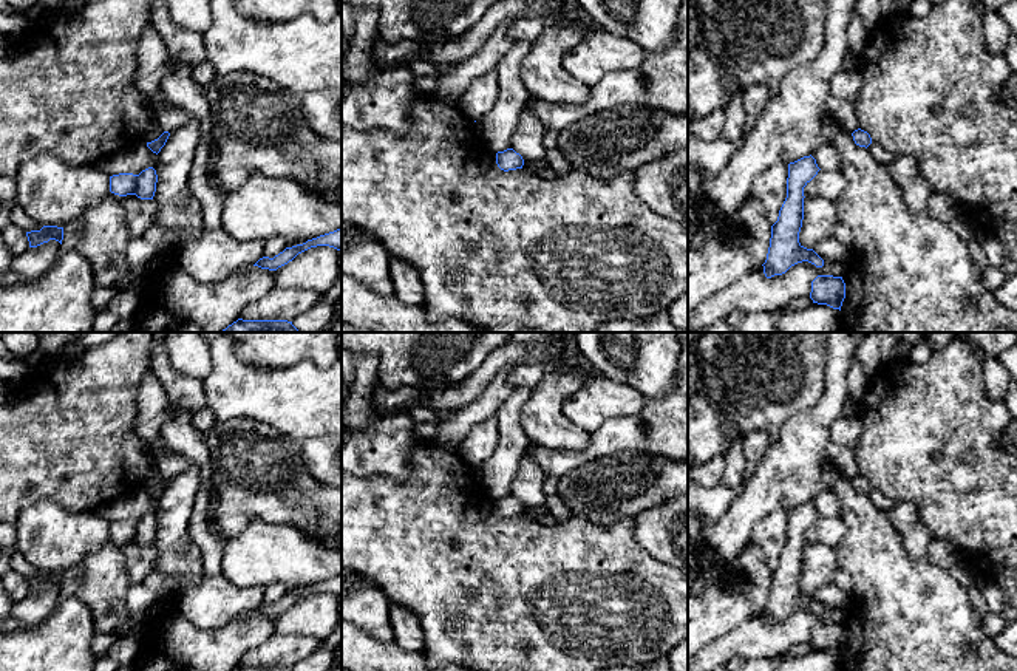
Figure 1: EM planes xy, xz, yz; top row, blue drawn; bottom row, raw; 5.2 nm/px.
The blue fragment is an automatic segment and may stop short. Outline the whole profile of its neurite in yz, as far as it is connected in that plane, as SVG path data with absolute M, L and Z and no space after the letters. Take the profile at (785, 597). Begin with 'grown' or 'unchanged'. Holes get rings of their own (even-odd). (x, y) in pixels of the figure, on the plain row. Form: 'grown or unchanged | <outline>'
unchanged | M811 501L788 510L787 544L779 557L777 567L771 572L770 594L762 611L767 625L782 622L802 608L816 614L824 612L824 606L813 595L799 589L804 566L804 533L819 516Z

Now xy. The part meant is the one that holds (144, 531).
unchanged | M148 513L139 521L119 519L110 523L110 538L119 543L136 541L141 546L153 546L156 529L156 516Z

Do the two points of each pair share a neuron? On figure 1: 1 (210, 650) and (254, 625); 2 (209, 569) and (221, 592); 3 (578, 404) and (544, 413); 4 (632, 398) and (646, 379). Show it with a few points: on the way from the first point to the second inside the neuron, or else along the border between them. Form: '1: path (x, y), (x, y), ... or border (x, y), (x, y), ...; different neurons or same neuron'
1: path (221, 650), (243, 633); same neuron
2: border (220, 574), (203, 577); different neurons
3: border (586, 381), (563, 402), (563, 413), (589, 433); different neurons
4: border (603, 376), (636, 388), (646, 399); different neurons

